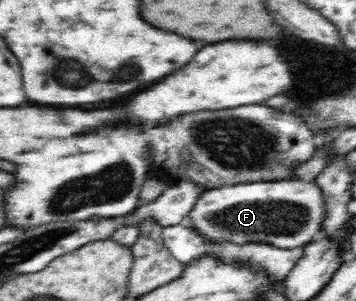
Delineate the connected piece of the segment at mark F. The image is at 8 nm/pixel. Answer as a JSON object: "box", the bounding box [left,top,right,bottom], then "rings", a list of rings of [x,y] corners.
{"box":[188,181,327,249],"rings":[[[316,181],[242,183],[200,193],[188,215],[190,228],[213,245],[272,245],[277,249],[303,249],[318,239],[327,218],[327,201]]]}

